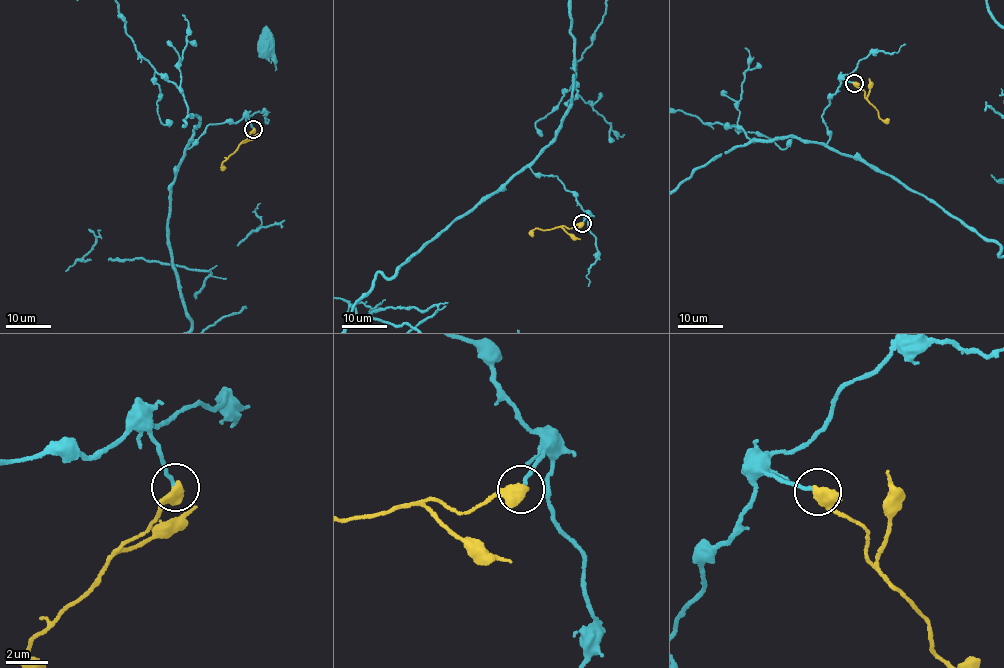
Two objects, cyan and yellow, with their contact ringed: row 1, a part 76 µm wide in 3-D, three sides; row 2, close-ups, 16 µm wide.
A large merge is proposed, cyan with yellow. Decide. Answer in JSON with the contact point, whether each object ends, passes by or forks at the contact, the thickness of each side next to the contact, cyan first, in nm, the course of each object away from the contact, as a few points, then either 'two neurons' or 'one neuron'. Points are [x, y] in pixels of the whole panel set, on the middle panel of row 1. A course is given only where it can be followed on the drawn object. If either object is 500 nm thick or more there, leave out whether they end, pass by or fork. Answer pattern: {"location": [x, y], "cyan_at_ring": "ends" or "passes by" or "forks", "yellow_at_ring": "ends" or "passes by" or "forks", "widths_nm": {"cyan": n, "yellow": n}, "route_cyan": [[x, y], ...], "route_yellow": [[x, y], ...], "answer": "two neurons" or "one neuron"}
{"location": [582, 223], "widths_nm": {"cyan": 160, "yellow": 600}, "route_cyan": [[582, 223], [574, 195], [528, 167], [379, 272], [350, 317], [407, 323]], "route_yellow": [[582, 224], [568, 229], [562, 226], [536, 229], [532, 237]], "answer": "one neuron"}

